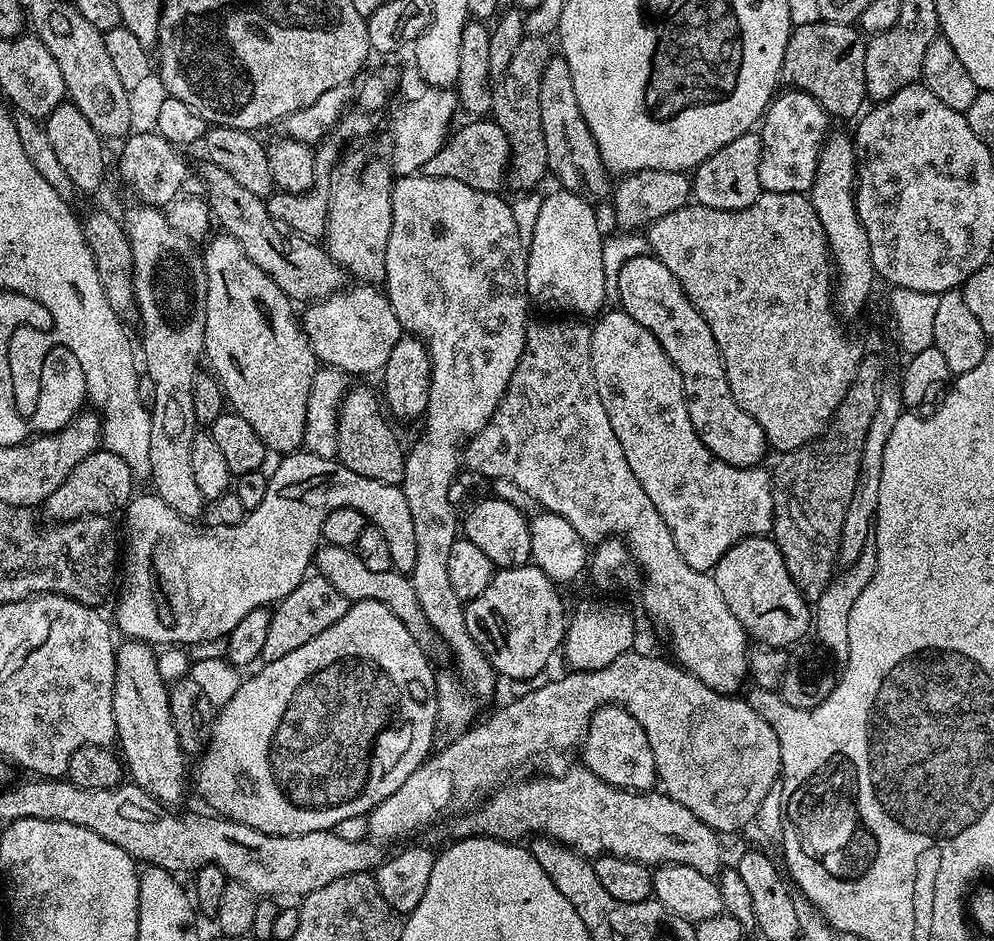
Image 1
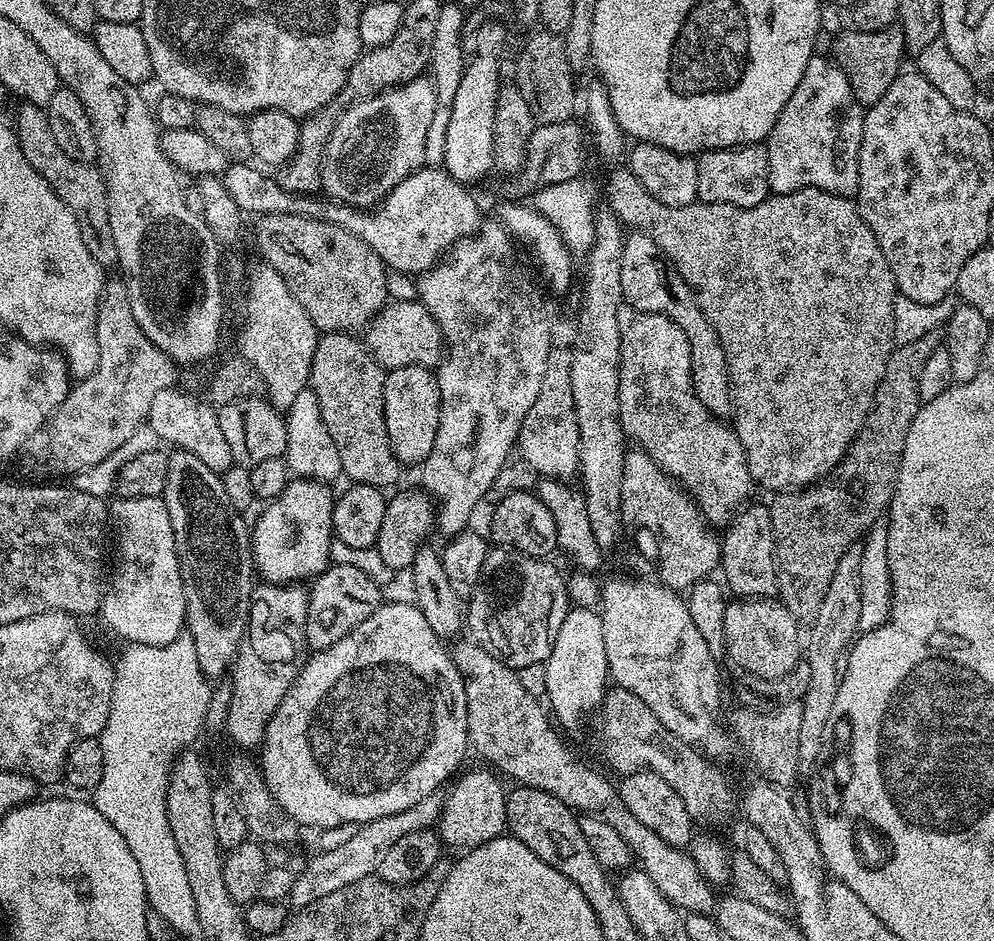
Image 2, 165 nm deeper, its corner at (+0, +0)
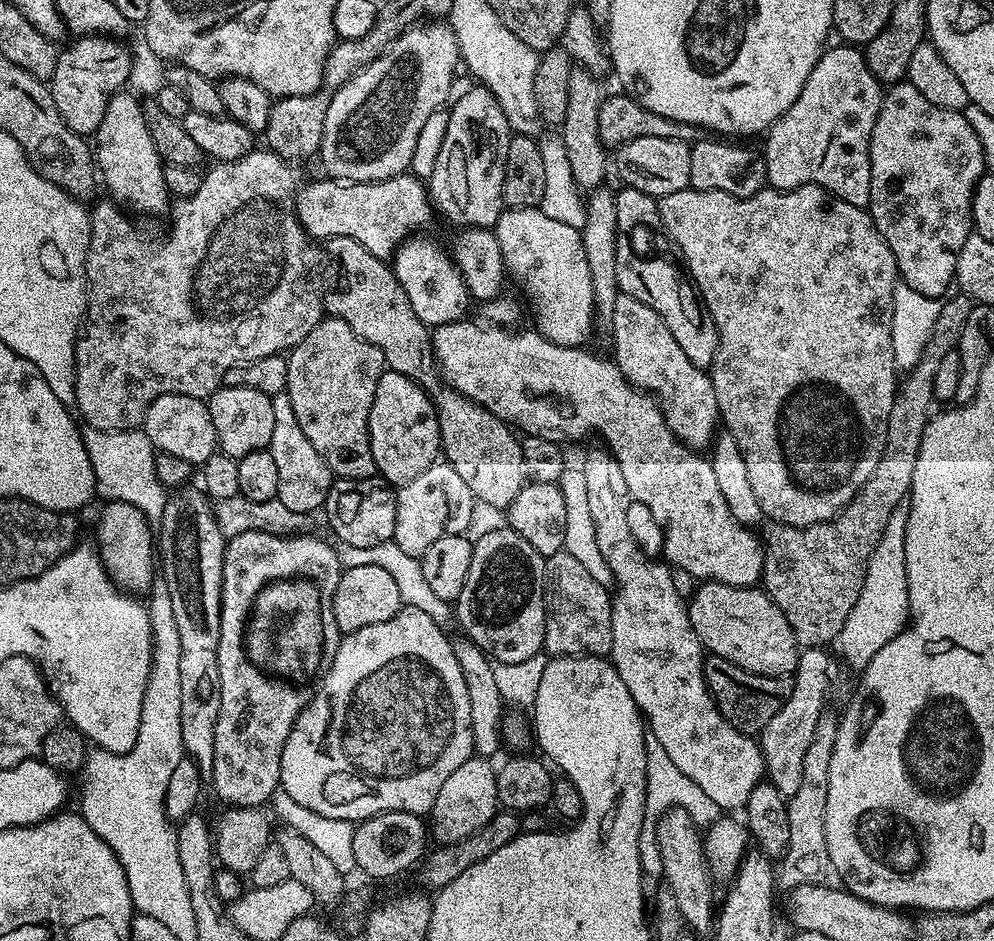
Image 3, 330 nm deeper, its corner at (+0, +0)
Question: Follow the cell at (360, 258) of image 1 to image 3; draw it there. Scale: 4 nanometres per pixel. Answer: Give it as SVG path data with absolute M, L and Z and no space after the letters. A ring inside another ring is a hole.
M421 22L404 31L378 59L334 94L330 110L326 110L318 153L328 171L325 173L349 184L405 175L426 118L443 109L453 95L452 75L460 63L460 47L447 23Z

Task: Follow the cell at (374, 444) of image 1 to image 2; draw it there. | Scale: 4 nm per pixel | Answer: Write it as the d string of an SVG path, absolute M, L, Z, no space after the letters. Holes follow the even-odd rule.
M325 332L316 341L314 358L310 366L308 387L314 390L318 398L318 410L322 414L322 422L329 431L331 451L340 471L354 484L374 486L381 490L399 478L402 466L398 458L394 458L394 450L390 450L390 438L386 434L386 414L384 413L384 377L385 369L380 367L375 356L363 343L356 341L355 335L346 332Z

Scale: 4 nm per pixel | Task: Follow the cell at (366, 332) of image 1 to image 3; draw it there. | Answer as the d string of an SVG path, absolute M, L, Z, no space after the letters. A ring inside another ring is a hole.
M465 318L455 320L453 324L443 324L431 329L430 335L432 338L434 363L442 377L443 383L447 387L453 388L455 392L460 392L466 398L470 398L476 404L480 404L486 410L490 410L499 420L504 421L505 424L515 426L517 429L525 428L523 431L527 435L537 436L538 438L550 438L554 443L561 446L567 445L567 440L580 440L583 436L590 435L591 432L597 432L598 435L604 436L605 442L608 443L605 444L607 451L611 452L612 457L618 462L618 467L620 467L622 474L626 478L626 486L630 486L630 494L633 501L637 505L641 504L652 515L653 522L660 527L660 532L664 535L665 557L663 556L663 559L673 569L681 568L686 570L687 574L695 577L700 582L717 580L723 584L738 586L739 588L751 588L761 583L764 574L764 544L761 537L759 540L752 533L755 531L751 527L739 524L734 518L734 514L730 514L730 506L726 506L726 498L722 498L722 490L718 490L718 481L714 478L711 459L707 455L701 454L697 449L688 448L685 444L680 443L680 439L673 434L670 426L666 426L666 418L662 414L659 404L656 403L649 393L635 388L611 359L603 360L602 357L595 356L592 352L586 352L587 350L583 347L571 348L570 346L556 345L535 330L512 332L516 330L508 326L485 326L483 323L480 324L475 324L472 318Z

